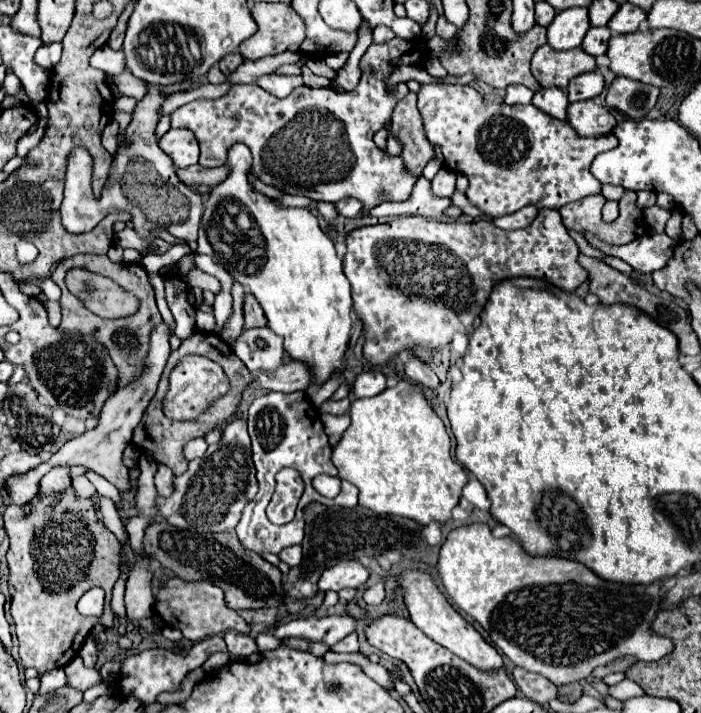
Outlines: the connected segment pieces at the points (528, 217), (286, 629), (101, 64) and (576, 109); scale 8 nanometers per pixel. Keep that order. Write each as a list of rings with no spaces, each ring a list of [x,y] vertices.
[[[528,205],[524,209],[518,209],[518,211],[510,213],[510,215],[496,217],[494,225],[500,227],[500,229],[506,229],[506,231],[510,231],[510,229],[524,229],[524,227],[528,227],[536,219],[536,215],[538,215],[538,209]]]
[[[344,615],[344,617],[306,617],[306,619],[300,617],[286,625],[264,629],[264,633],[274,635],[280,641],[284,641],[286,637],[302,637],[306,641],[316,641],[332,647],[354,629],[356,619]]]
[[[104,45],[98,53],[92,55],[92,63],[98,69],[104,69],[108,75],[120,75],[122,71],[126,71],[126,57],[124,51],[112,51],[108,45]]]
[[[590,99],[568,105],[568,123],[580,137],[602,137],[616,127],[614,115]]]

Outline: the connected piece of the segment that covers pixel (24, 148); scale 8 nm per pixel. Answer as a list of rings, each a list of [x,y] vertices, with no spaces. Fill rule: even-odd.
[[[40,119],[38,121],[38,128],[37,130],[32,133],[23,136],[17,143],[17,156],[26,156],[27,153],[36,147],[38,143],[40,142],[40,139],[42,139],[44,133],[45,133],[45,119]]]

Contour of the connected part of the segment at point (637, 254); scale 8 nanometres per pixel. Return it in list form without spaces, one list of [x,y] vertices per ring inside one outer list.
[[[666,233],[644,235],[626,245],[606,245],[592,235],[586,235],[586,241],[594,247],[602,249],[604,253],[620,257],[634,271],[640,271],[640,273],[654,273],[654,271],[662,269],[666,265],[666,261],[672,257],[672,249],[674,249],[674,241]]]

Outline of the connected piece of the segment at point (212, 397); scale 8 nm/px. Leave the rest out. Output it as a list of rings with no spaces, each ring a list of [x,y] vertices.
[[[196,357],[180,361],[170,373],[170,391],[164,399],[164,413],[172,419],[196,419],[216,401],[216,397],[222,397],[222,393],[228,393],[228,377],[220,365],[214,361],[196,361]]]

